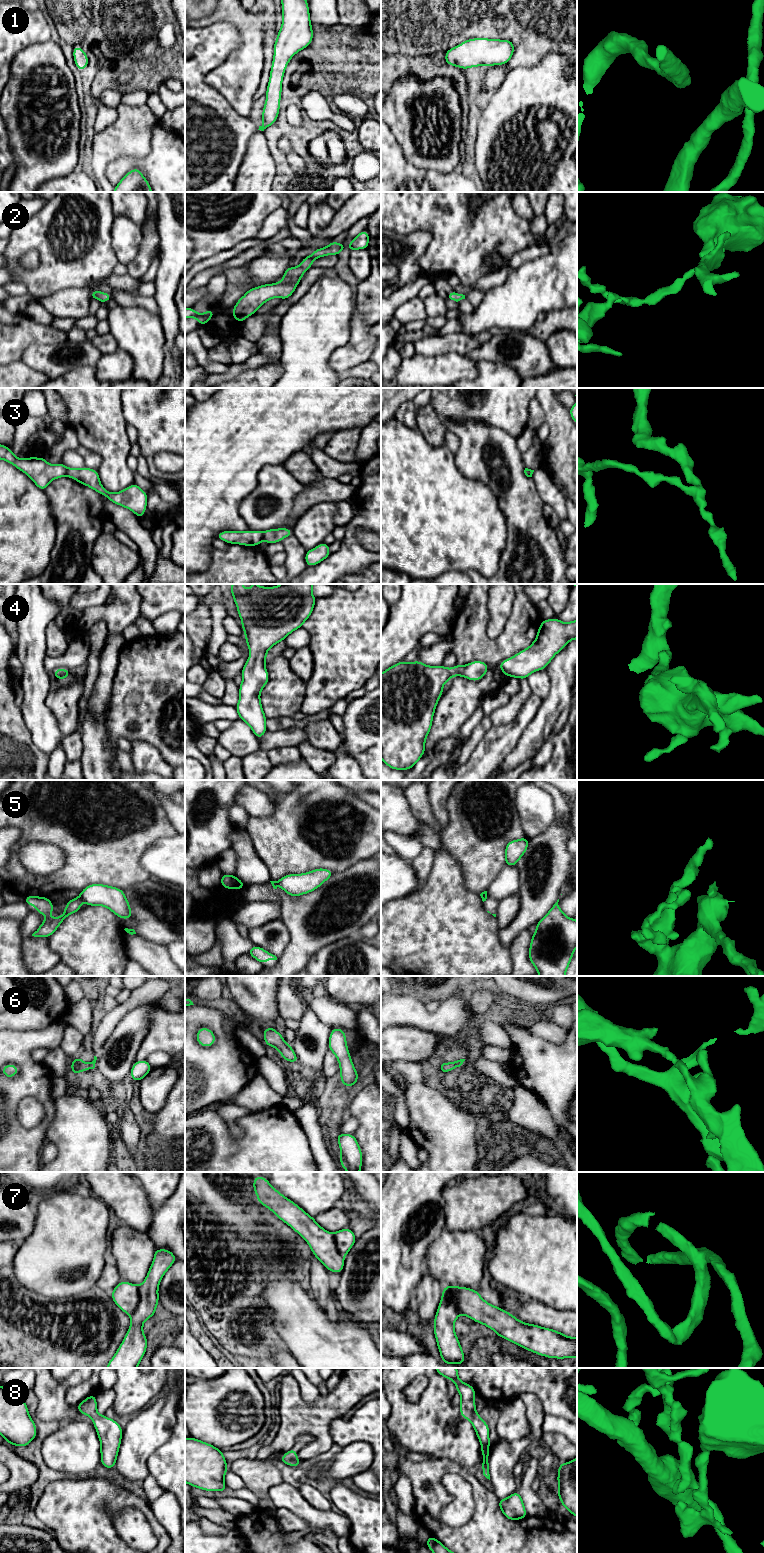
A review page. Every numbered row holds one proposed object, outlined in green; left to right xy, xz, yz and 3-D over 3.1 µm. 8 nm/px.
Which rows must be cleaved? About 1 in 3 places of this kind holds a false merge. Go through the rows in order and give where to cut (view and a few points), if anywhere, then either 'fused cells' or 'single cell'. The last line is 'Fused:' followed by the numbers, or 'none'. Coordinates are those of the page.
1: cut none; single cell
2: cut none; single cell
3: cut xz (262, 532), (263, 539); fused cells
4: cut none; single cell
5: cut xy (79, 896), (82, 899); fused cells
6: cut none; single cell
7: cut none; single cell
8: cut none; single cell
Fused: 3, 5

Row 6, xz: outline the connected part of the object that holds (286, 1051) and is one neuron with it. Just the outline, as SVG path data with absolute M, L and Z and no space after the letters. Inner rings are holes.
M273 1027L264 1028L264 1042L267 1046L276 1048L284 1060L291 1063L298 1063L299 1059L290 1044L287 1044L283 1036Z

